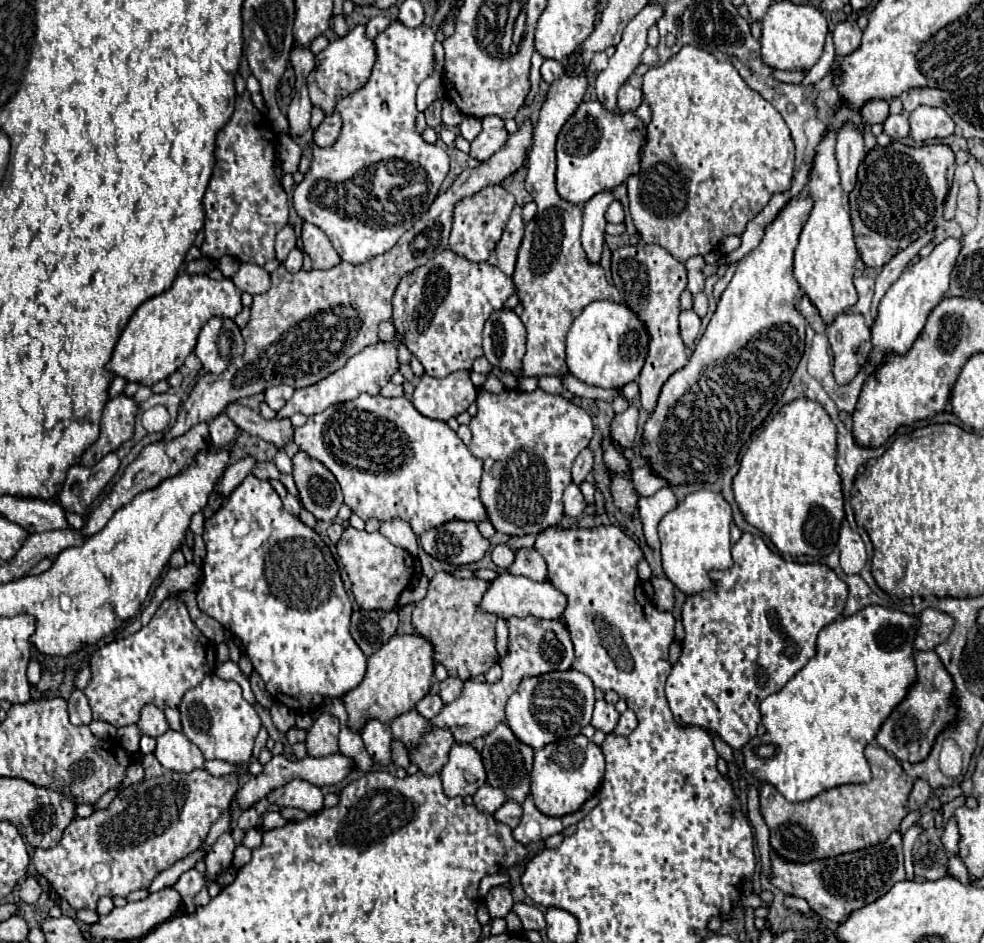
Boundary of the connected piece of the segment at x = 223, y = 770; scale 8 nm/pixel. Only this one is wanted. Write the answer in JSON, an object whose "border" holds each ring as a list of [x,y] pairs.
{"border":[[[206,760],[204,762],[204,770],[208,770],[212,776],[224,776],[224,774],[230,774],[230,772],[246,772],[244,768],[238,768],[238,766],[232,766],[228,762],[218,762],[218,760]]]}

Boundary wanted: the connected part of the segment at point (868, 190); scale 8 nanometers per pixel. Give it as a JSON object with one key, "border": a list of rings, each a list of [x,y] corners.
{"border":[[[892,142],[886,148],[876,146],[866,154],[866,160],[858,170],[858,182],[850,192],[850,218],[854,226],[854,240],[866,266],[882,268],[898,250],[904,250],[914,240],[936,228],[936,224],[942,220],[944,200],[954,180],[954,168],[954,152],[946,144],[910,148],[900,142]]]}

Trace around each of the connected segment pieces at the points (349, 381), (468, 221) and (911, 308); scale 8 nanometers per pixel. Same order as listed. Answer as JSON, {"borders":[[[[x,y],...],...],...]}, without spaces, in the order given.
{"borders":[[[[396,336],[394,342],[380,342],[380,344],[372,344],[368,348],[364,348],[362,352],[358,352],[356,356],[352,356],[344,368],[336,370],[332,376],[320,380],[318,384],[312,384],[308,388],[298,388],[292,396],[292,400],[288,400],[288,404],[284,404],[284,408],[280,408],[276,412],[276,418],[290,418],[296,412],[302,412],[304,416],[312,416],[312,414],[320,414],[324,412],[328,406],[336,404],[336,402],[346,402],[346,400],[354,400],[358,394],[368,392],[372,396],[380,394],[380,388],[386,386],[390,382],[390,376],[398,370],[398,358],[396,358],[396,348],[402,342],[400,336]]],[[[498,184],[482,188],[480,192],[476,192],[476,196],[466,196],[464,200],[456,202],[452,234],[450,234],[450,250],[454,250],[456,254],[460,254],[472,262],[488,260],[490,252],[498,244],[498,240],[506,228],[512,208],[514,208],[514,196]]],[[[946,238],[926,258],[920,258],[918,264],[908,266],[902,272],[902,276],[886,290],[886,294],[880,300],[880,306],[878,306],[878,318],[872,326],[872,346],[874,346],[874,350],[872,350],[872,360],[870,362],[882,364],[884,356],[888,352],[906,354],[910,350],[912,342],[922,332],[930,310],[944,298],[944,294],[948,290],[950,274],[952,274],[952,268],[956,264],[956,258],[960,254],[960,248],[962,248],[960,238]]]]}

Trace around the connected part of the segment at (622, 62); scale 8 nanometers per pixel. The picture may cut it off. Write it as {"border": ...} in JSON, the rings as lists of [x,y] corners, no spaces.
{"border":[[[648,4],[642,8],[636,18],[626,26],[620,44],[616,46],[614,56],[608,62],[608,68],[598,74],[596,96],[610,112],[616,112],[616,96],[620,86],[630,78],[634,68],[642,62],[642,50],[646,48],[646,32],[662,16],[662,4]]]}

